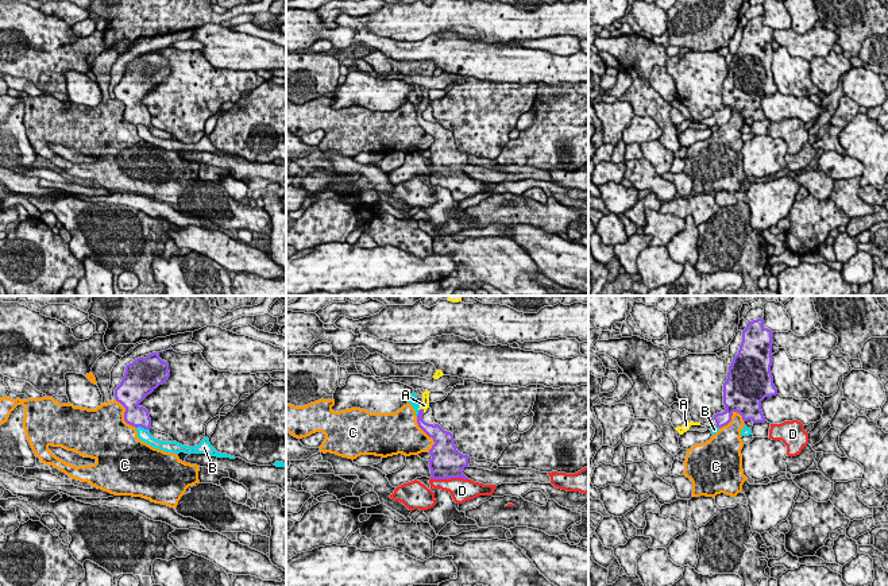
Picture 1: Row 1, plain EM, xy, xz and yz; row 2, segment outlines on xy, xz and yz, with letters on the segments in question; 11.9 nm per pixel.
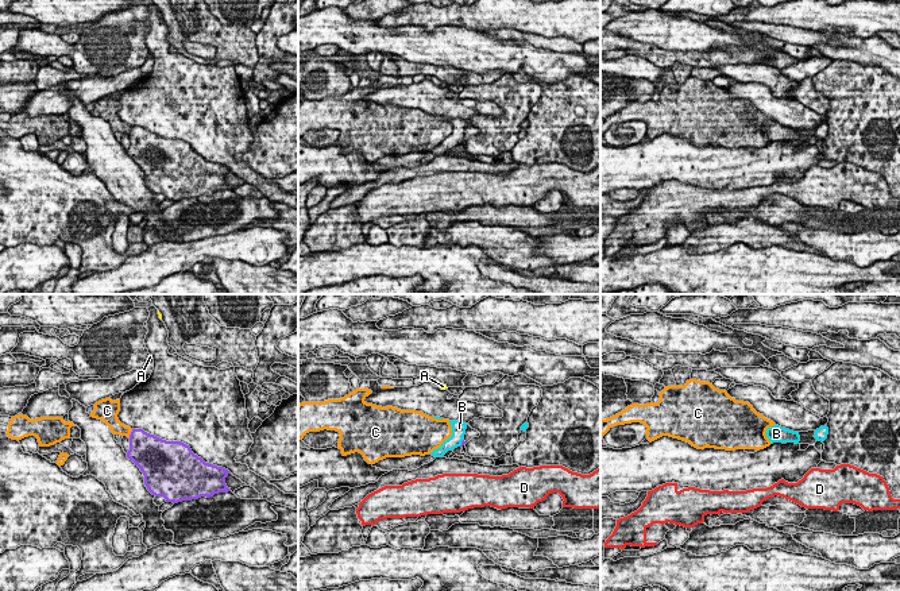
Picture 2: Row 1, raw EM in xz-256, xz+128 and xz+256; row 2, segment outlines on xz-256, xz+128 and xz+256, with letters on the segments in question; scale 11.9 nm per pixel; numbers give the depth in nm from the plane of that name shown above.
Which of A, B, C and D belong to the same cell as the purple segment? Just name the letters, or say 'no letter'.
A

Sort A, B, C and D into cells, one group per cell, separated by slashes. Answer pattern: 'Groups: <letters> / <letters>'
Groups: A / B / C / D

